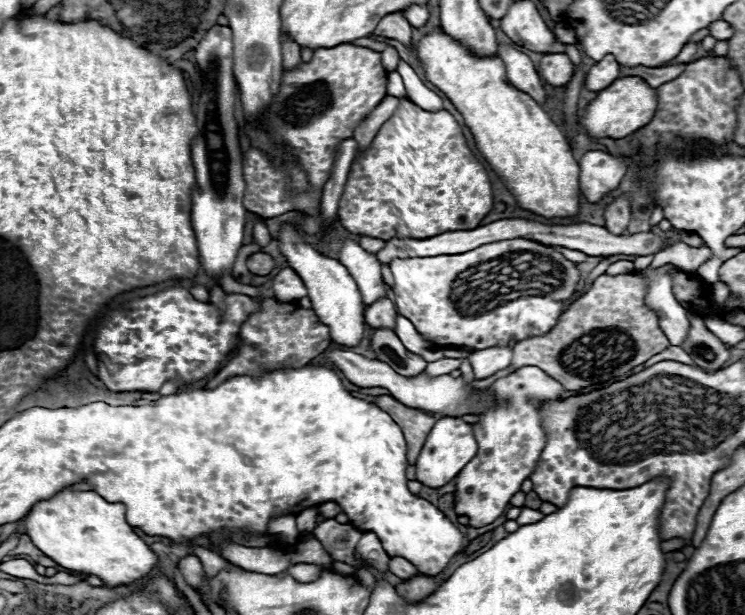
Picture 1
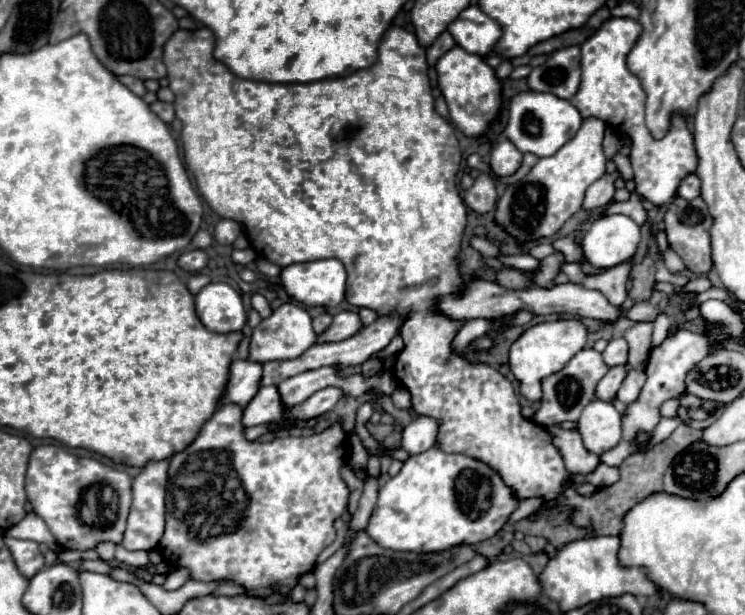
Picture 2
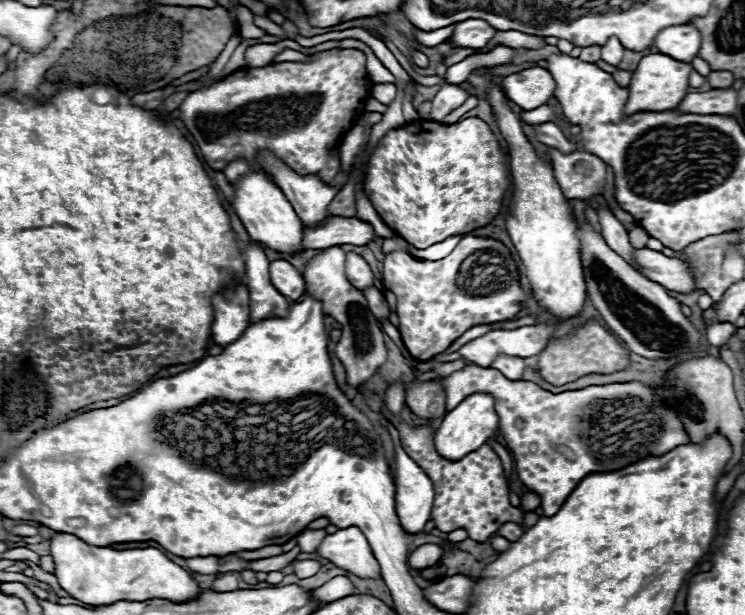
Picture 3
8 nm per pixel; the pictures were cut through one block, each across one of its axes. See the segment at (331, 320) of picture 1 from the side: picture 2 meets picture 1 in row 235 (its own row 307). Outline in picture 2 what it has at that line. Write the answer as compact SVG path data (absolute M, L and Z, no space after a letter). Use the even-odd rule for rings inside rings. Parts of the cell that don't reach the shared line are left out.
M288 302L288 304L282 304L280 308L276 308L270 318L262 320L254 328L254 334L250 340L248 360L258 362L258 364L266 364L272 360L294 360L302 352L306 352L314 342L316 342L316 332L312 328L310 314L306 312L306 308Z

